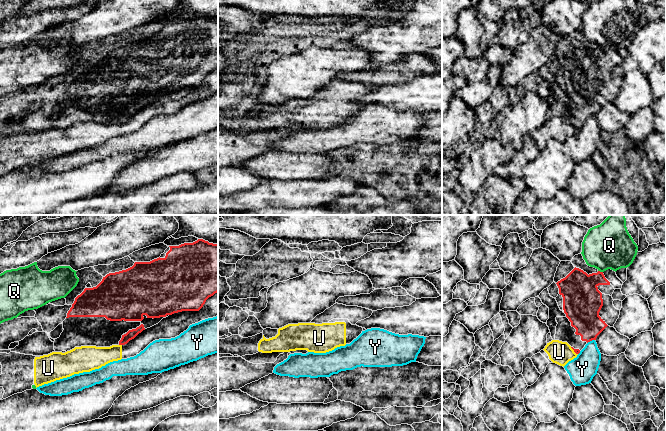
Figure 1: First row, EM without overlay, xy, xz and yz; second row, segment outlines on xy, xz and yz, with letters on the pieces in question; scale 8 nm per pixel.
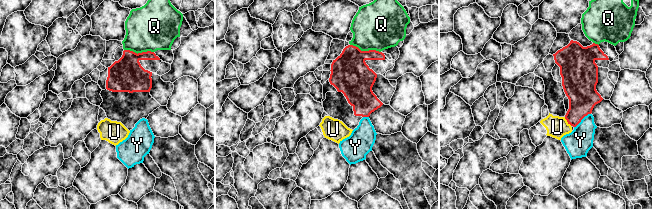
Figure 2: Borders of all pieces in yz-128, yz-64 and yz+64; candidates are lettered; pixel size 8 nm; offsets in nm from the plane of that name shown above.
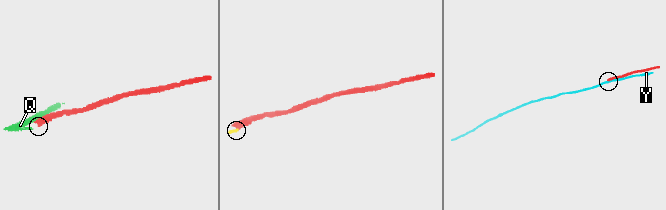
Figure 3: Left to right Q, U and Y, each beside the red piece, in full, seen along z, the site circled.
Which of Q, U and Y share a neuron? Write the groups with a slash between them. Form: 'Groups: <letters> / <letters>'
Groups: Q / U / Y

